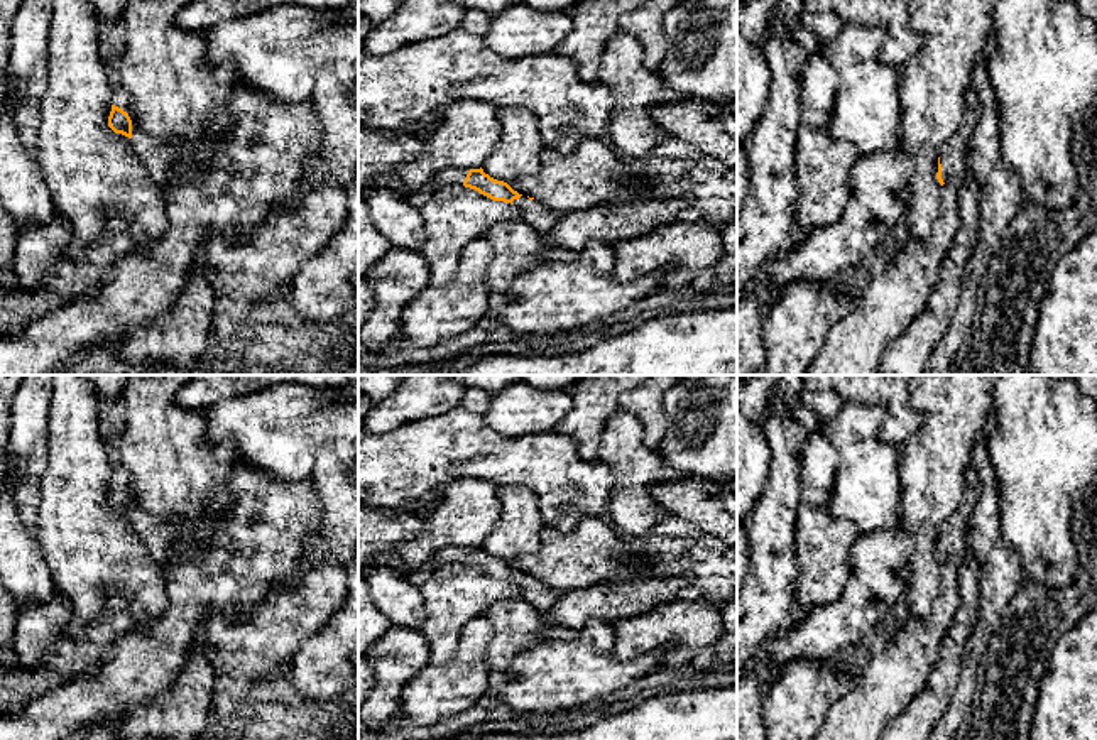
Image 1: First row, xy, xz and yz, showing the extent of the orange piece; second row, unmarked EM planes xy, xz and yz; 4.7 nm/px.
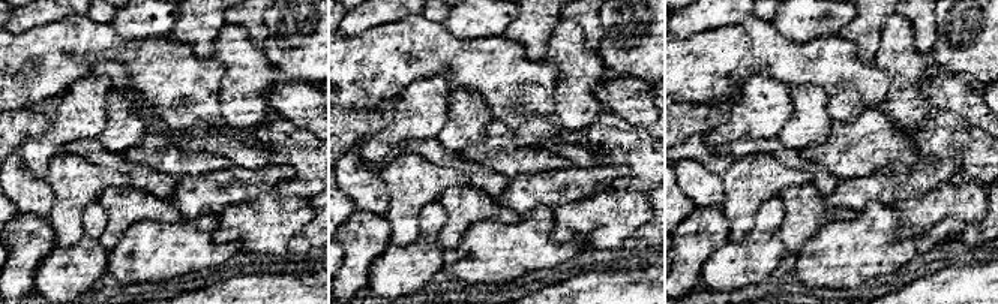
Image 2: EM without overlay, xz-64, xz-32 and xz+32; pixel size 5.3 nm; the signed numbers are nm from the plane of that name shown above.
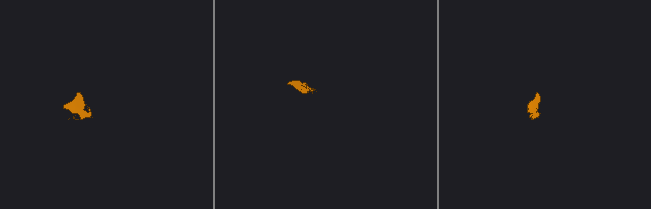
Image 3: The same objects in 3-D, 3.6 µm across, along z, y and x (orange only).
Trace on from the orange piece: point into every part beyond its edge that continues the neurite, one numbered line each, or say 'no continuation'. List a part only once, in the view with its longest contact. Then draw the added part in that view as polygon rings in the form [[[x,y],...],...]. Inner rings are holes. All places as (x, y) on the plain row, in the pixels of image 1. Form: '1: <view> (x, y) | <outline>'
1: xy (156, 536) | [[[106,441],[105,443],[105,451],[108,456],[108,463],[112,468],[112,483],[122,487],[123,490],[128,492],[130,498],[132,498],[132,527],[135,536],[139,537],[139,541],[144,544],[145,547],[145,554],[154,559],[159,564],[166,564],[169,559],[169,552],[171,552],[171,542],[176,537],[176,524],[169,522],[169,520],[159,520],[150,514],[142,512],[137,505],[135,505],[135,498],[132,495],[132,476],[130,473],[123,468],[122,460],[120,460],[120,453],[117,448],[117,441]]]
2: xz (391, 558) | [[[446,546],[436,551],[421,568],[407,569],[399,556],[397,547],[390,547],[389,551],[379,554],[370,561],[368,569],[375,566],[387,566],[399,571],[407,581],[416,586],[426,581],[439,566],[450,563],[463,563],[470,547],[467,546]]]

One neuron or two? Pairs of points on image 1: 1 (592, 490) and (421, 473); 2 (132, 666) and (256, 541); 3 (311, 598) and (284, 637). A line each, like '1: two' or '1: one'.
1: one
2: one
3: one

